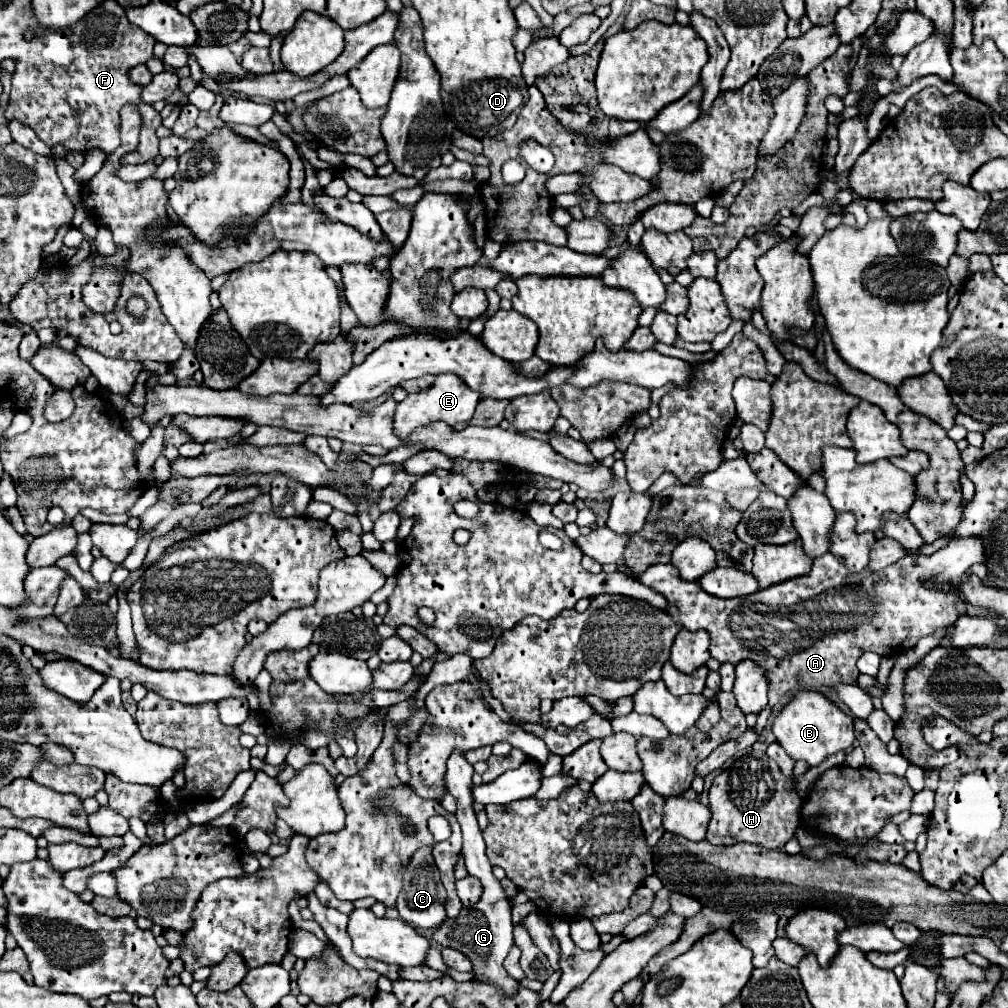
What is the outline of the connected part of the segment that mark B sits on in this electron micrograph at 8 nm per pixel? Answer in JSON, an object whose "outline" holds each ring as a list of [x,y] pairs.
{"outline":[[[800,690],[800,694],[796,694],[796,698],[778,712],[772,724],[772,732],[792,760],[804,760],[808,766],[818,766],[830,754],[836,754],[840,750],[848,752],[854,742],[852,718],[824,694],[810,690]]]}

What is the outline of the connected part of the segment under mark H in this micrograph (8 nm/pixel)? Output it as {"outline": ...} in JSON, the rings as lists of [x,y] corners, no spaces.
{"outline":[[[748,752],[740,758],[736,758],[732,762],[732,766],[722,770],[710,786],[712,818],[708,824],[706,840],[714,842],[714,844],[722,844],[722,846],[748,842],[748,844],[756,844],[756,846],[764,846],[764,848],[772,848],[772,850],[782,848],[792,838],[794,830],[800,826],[800,806],[802,806],[802,798],[798,796],[798,792],[794,788],[794,780],[784,776],[780,772],[780,768],[776,766],[776,762],[772,762],[772,758],[768,758],[764,752],[760,752],[760,754]]]}

